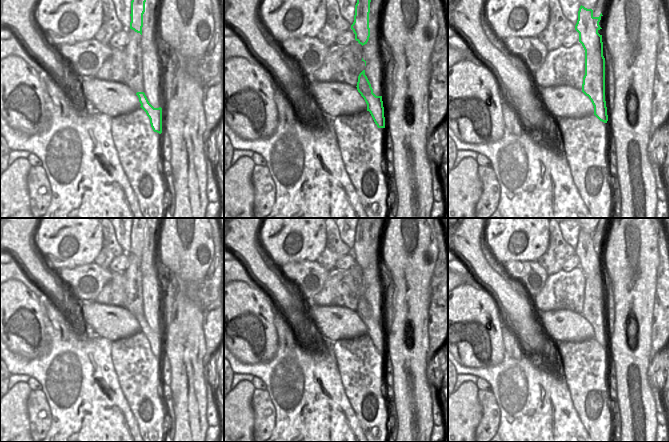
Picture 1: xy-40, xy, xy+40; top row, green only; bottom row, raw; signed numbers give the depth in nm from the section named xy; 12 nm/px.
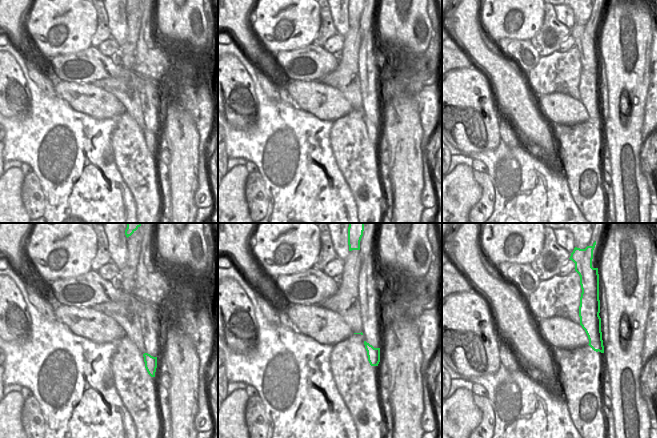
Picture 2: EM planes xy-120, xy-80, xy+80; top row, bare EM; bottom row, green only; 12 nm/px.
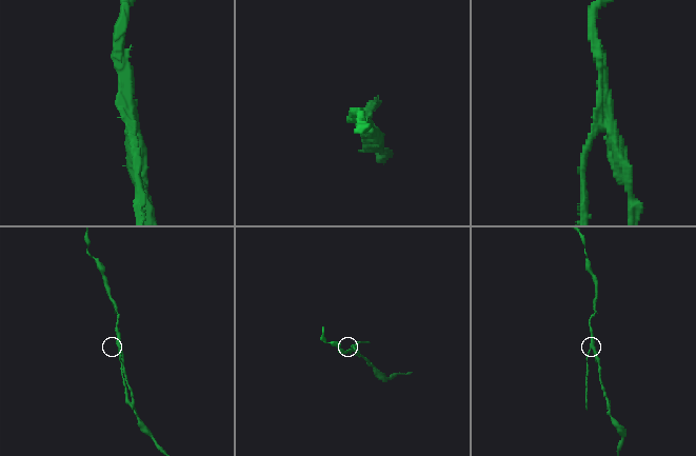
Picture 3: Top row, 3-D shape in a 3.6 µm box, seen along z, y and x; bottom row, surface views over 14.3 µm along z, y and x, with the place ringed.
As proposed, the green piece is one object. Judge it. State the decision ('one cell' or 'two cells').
two cells

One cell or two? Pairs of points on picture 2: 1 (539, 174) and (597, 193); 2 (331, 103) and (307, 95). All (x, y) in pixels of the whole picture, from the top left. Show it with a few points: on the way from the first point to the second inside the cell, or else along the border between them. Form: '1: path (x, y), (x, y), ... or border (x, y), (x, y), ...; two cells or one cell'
1: border (560, 172), (564, 176), (570, 195), (576, 205); two cells
2: path (325, 102), (313, 96); one cell

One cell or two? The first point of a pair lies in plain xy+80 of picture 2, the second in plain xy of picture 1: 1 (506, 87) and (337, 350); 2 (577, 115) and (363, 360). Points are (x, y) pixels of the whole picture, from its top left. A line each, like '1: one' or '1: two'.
1: two
2: two

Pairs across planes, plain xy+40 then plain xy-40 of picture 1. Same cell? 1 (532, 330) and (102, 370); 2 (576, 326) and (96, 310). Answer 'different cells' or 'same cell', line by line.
1: different cells
2: same cell

